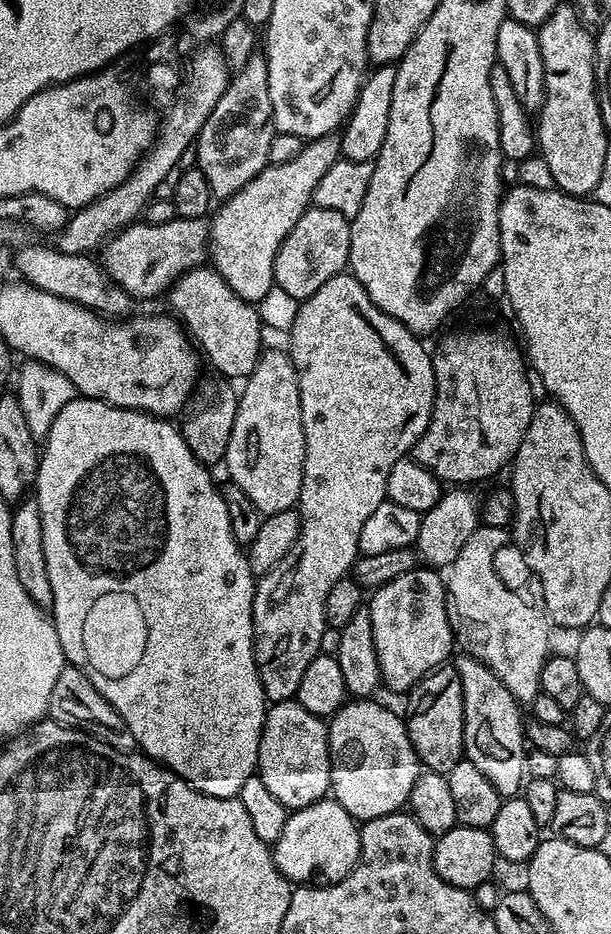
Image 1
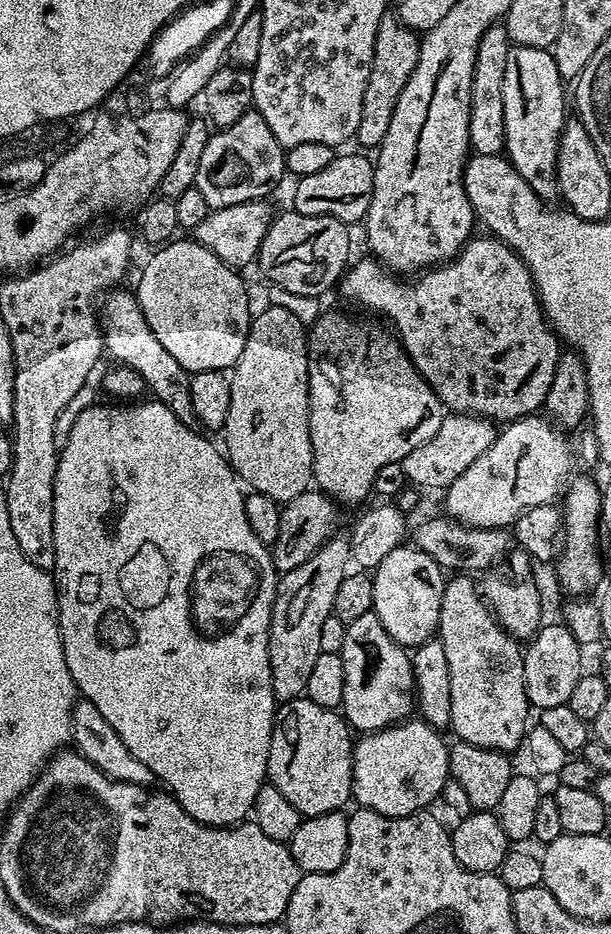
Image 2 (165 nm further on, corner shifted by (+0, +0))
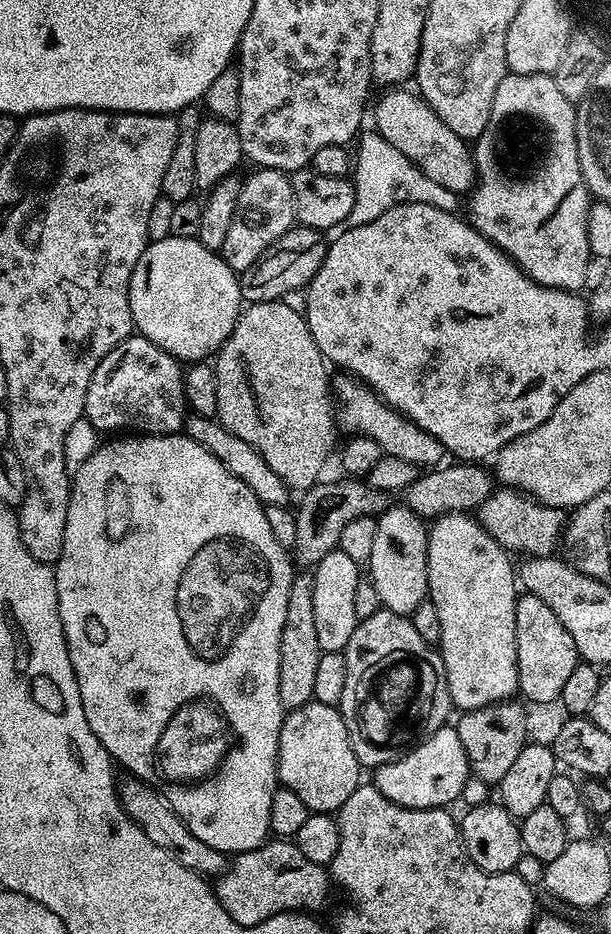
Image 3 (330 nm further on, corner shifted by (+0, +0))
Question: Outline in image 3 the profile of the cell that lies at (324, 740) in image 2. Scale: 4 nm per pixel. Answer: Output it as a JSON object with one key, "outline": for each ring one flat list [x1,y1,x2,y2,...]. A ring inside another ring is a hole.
{"outline":[[304,704,301,708,291,709,282,722,282,734,278,742,278,758,276,759,276,775,279,783,285,788,294,790,302,802,306,802,309,813,339,813,341,806,354,794,354,790,362,783,362,766,352,749,350,734,346,730,346,722,342,718,339,707,331,708,325,704]]}

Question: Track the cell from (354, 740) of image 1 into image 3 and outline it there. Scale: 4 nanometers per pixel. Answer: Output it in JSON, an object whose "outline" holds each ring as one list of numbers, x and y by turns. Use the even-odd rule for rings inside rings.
{"outline":[[445,726,434,730,434,734,421,740,402,758,375,769,374,787,398,806,447,809,452,806,448,804,460,800,469,775,462,738,458,738,455,727]]}

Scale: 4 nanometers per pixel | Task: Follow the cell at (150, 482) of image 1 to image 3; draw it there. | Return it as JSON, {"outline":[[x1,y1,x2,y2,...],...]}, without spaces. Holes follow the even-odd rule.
{"outline":[[124,434,121,440,112,440,101,443,99,448,82,462,80,469,71,477,70,483,72,493,70,494,70,506,66,510,66,534,62,537,62,554,58,562,54,565,56,574,56,589,58,590,58,614,62,618,62,630,66,634,68,643,68,653,70,654,70,666,74,666,74,678,78,682,78,694,82,698,82,710,86,710,86,722,90,722,90,730,98,734,98,742,112,755,113,761,125,773,131,774,135,779,144,781,145,784,159,786,164,797,170,802,170,806,190,826,194,838,202,838,206,846,214,846,214,850,225,854,239,854,249,852,258,846,262,846,269,839,272,827,270,826,270,804,278,787,278,777,276,775,276,759,278,758,278,742,282,734,282,722,286,715,286,709,278,698,278,666,280,665,280,643,282,642,282,626,286,626,286,602,290,602,290,586,294,579,294,560,290,555,289,549,282,547,278,538,274,538,270,531,270,525,266,523,266,514,264,513,265,504,260,501,206,446,198,446,194,438,187,434,157,436,147,434]]}

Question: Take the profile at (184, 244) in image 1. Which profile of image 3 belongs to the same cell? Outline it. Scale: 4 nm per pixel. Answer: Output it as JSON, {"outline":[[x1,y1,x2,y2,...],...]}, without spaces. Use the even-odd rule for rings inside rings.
{"outline":[[261,167,252,171,256,172,250,173,246,178,243,177,237,208,234,210,233,221,230,222,230,230,226,233,226,242,222,249,224,260,237,270,254,266,254,262,260,260,263,252,271,244,278,242,278,238,282,238,282,234,286,234,296,224,294,190,289,173],[260,220,262,226,266,220,266,228,260,228]]}

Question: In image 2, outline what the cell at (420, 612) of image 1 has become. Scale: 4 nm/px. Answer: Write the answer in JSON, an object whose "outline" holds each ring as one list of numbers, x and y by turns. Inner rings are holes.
{"outline":[[411,546,395,548,390,550,390,554,386,554,386,558,382,558,382,562,378,562,371,577,374,590,372,611,376,613,378,622,382,622,382,626,386,626,386,634,390,634,390,638,394,638,394,642,398,642,404,648,414,650,418,645,425,644,426,641,437,635,446,572,445,569,438,566,438,562,434,562,434,558,430,558,430,554,422,554,422,550]]}

